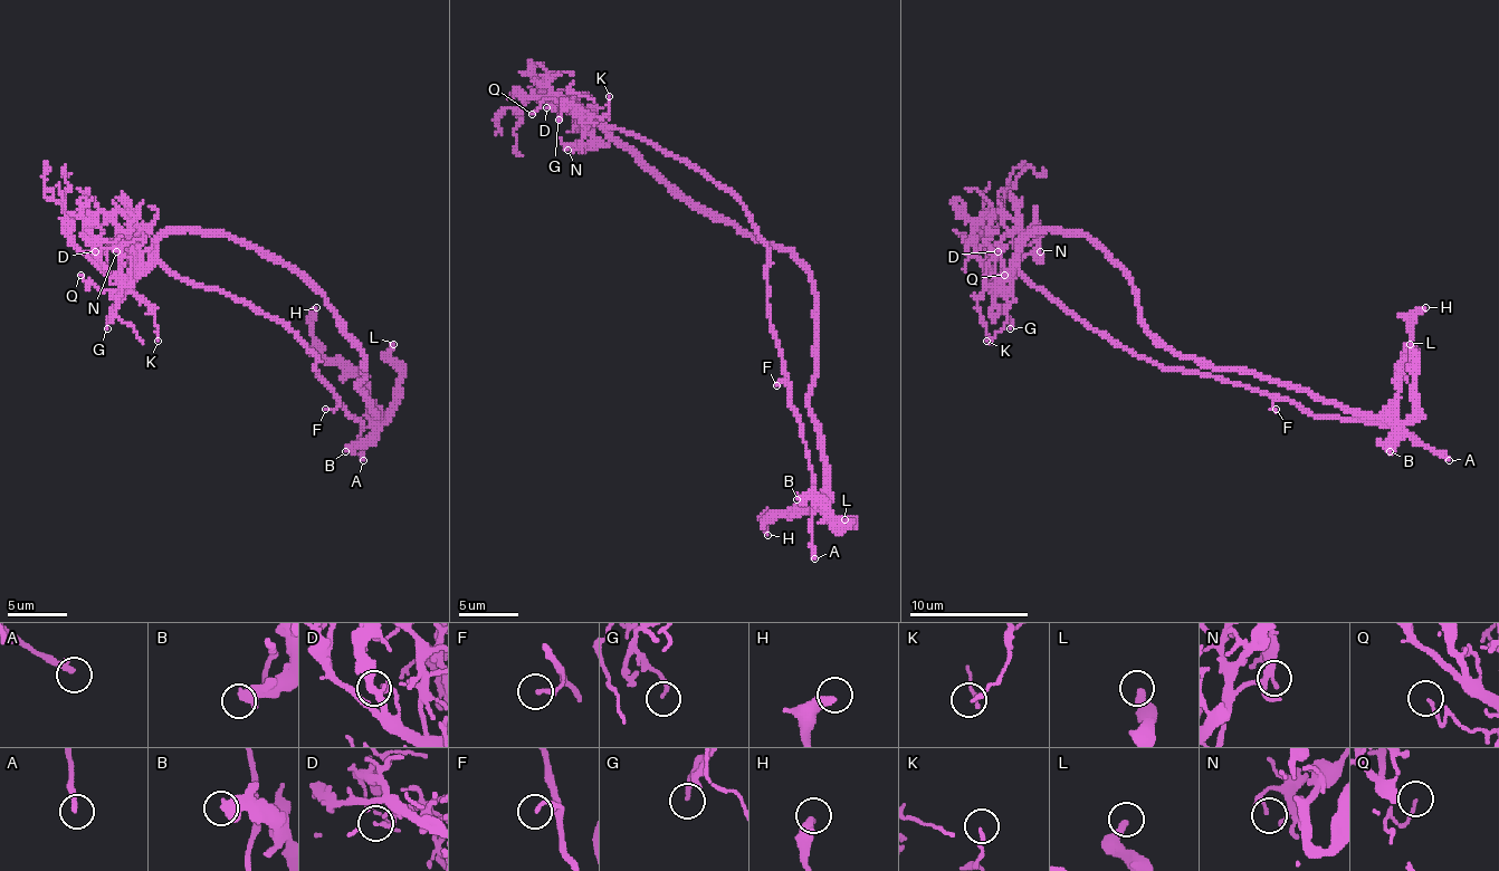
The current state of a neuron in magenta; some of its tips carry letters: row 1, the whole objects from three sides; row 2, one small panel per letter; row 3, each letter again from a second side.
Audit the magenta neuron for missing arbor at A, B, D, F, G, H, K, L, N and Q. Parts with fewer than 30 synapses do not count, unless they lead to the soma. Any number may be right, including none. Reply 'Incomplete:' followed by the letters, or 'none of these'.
Incomplete: A

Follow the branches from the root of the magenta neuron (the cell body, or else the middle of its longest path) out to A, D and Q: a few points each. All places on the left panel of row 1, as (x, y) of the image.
A: (313, 355), (318, 376), (336, 394), (340, 403), (361, 421), (363, 460)
D: (313, 355), (277, 319), (220, 289), (197, 287), (158, 262), (116, 275), (107, 257), (95, 251)
Q: (313, 355), (277, 319), (220, 289), (170, 275), (158, 262), (140, 266), (116, 289), (89, 287), (80, 275)

